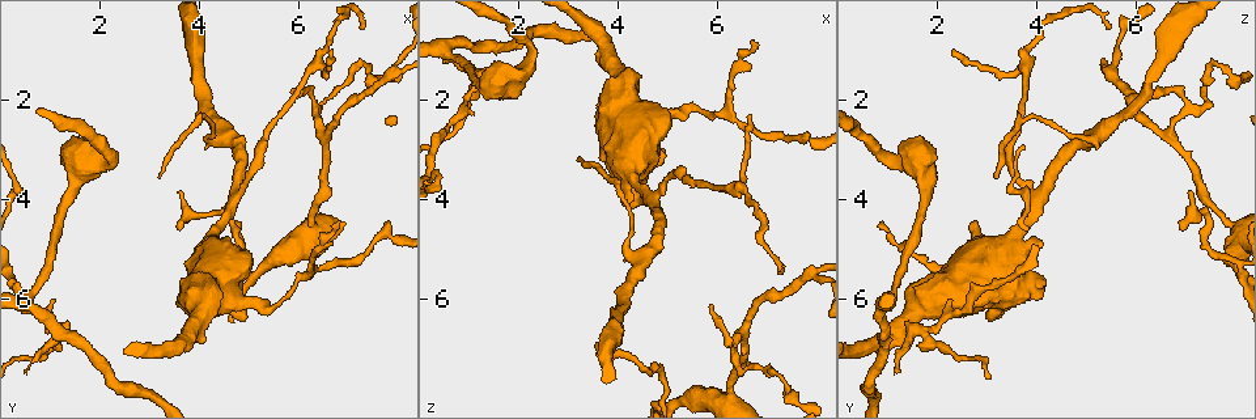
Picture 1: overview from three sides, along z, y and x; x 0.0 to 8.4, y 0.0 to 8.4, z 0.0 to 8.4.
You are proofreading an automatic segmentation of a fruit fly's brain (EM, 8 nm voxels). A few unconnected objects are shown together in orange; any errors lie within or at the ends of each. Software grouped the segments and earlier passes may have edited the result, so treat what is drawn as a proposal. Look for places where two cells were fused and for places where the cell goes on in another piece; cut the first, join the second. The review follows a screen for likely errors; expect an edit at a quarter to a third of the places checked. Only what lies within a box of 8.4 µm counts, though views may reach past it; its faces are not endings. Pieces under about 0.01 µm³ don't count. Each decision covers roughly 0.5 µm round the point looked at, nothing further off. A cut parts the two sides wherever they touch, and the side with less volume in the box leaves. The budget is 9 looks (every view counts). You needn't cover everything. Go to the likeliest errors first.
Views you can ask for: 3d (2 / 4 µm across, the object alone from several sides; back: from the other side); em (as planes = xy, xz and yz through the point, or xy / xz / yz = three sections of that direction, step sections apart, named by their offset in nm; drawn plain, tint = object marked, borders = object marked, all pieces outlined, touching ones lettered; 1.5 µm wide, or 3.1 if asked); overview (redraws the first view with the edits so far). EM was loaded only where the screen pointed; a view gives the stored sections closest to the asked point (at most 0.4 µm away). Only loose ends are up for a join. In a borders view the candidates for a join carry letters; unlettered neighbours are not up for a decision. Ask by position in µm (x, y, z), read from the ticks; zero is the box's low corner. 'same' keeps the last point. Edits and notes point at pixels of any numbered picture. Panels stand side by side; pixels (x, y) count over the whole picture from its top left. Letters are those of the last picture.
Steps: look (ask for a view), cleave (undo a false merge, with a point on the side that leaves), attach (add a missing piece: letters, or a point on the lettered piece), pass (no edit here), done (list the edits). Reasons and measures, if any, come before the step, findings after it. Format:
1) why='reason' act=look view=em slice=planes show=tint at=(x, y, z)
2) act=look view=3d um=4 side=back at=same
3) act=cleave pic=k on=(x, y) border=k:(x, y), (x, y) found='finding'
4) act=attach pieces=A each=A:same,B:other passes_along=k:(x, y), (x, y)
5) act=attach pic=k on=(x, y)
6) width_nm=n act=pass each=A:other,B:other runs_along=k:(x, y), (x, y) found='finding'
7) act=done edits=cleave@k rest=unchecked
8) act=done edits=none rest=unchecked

why='branch stops here' act=look view=em slice=xy step=4 show=borders at=(6.65, 4.55, 0.85)

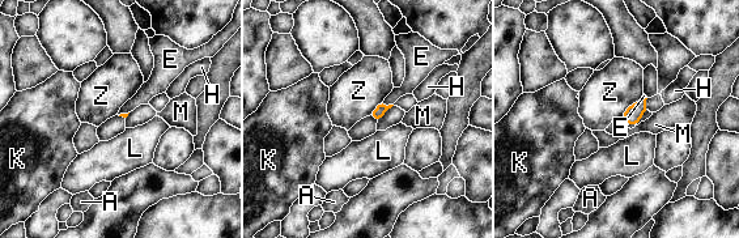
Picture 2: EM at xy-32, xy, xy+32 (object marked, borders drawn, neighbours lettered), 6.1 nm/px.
act=look view=em slice=planes show=borders at=same

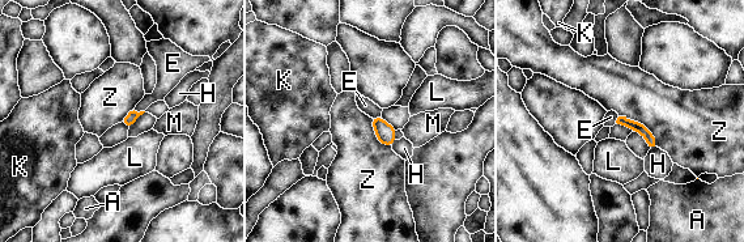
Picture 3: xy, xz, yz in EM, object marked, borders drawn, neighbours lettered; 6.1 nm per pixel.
width_nm=70 act=pass each=A:other,E:other,H:other,K:other,L:other,M:other,Z:other runs_along=3:(620, 119), (638, 127), (654, 145) found='no lettered piece goes on from it'

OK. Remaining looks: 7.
why='tapers out' act=look view=em slice=xz step=8 show=borders at=(3.60, 3.85, 7.05)

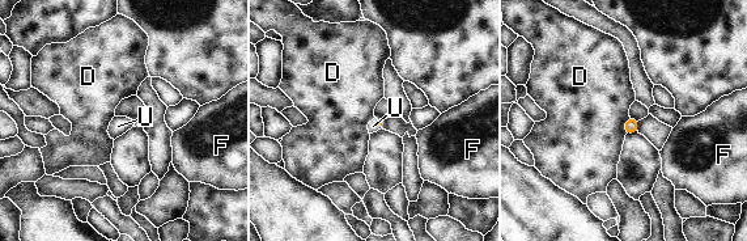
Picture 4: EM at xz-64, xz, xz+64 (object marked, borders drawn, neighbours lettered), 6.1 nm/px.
act=look view=em slice=planes show=borders at=same

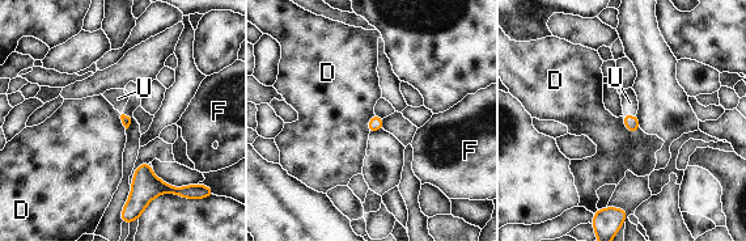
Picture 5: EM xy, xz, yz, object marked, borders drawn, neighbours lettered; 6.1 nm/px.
act=attach pieces=U each=D:other,F:other,U:same passes_along=5:(631, 122), (630, 115), (630, 102) found='the cell continues'

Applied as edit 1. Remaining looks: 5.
why='see it whole again' act=look view=overview

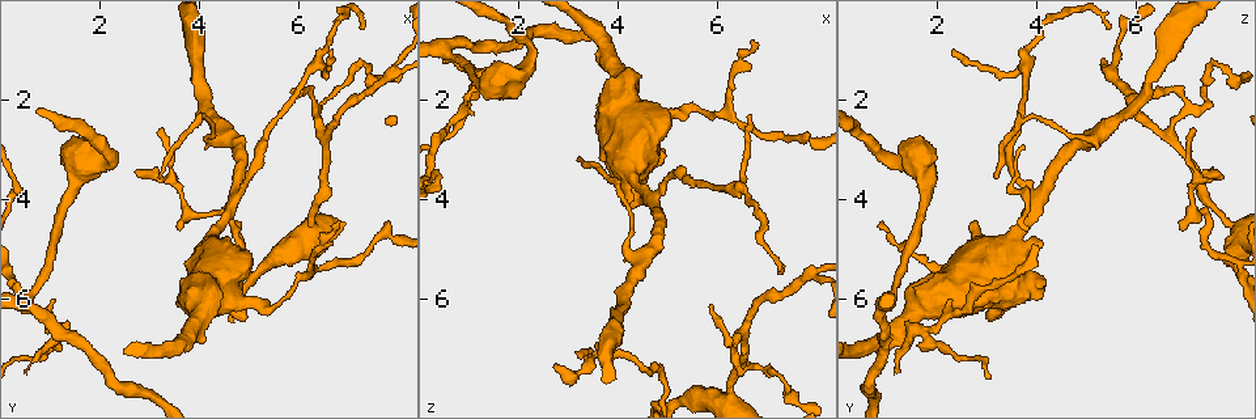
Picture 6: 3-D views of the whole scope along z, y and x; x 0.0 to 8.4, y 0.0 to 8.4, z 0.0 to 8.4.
why='two arms in line, one across' act=look view=em slice=yz step=4 show=borders at=(6.55, 2.75, 6.65)

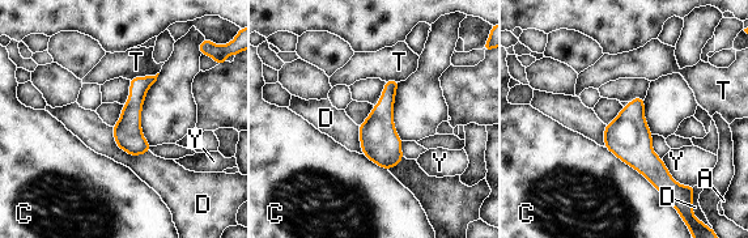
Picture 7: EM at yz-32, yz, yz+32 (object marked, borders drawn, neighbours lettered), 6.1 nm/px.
act=look view=em slice=planes show=borders at=same

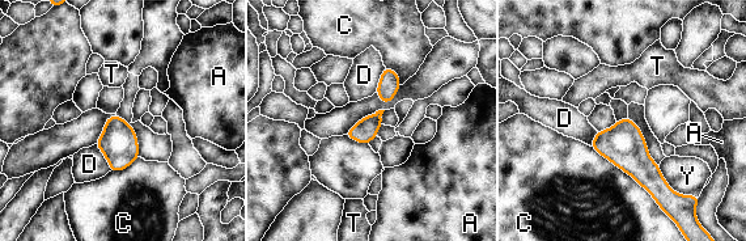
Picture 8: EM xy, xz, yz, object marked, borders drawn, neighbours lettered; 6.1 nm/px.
longest_contact=C:700nm act=pass each=A:other,C:other,D:other,T:other,Y:other found='continuous, no second cell'

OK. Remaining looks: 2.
act=look view=3d um=4 at=(1.60, 3.50, 1.70)

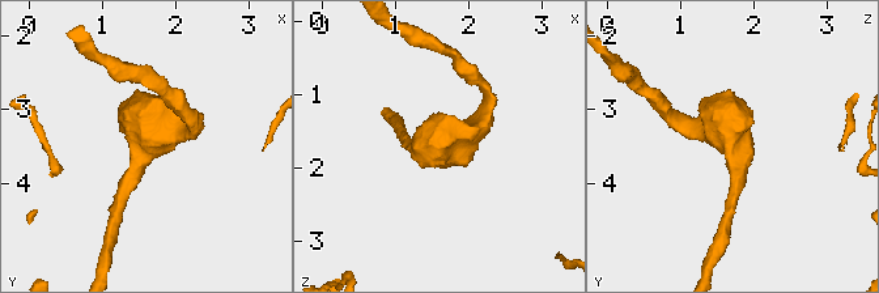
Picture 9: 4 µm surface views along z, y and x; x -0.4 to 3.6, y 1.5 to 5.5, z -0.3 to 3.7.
why='shape alone is not enough' act=look view=em slice=xz step=8 show=borders at=(1.60, 3.55, 1.75)

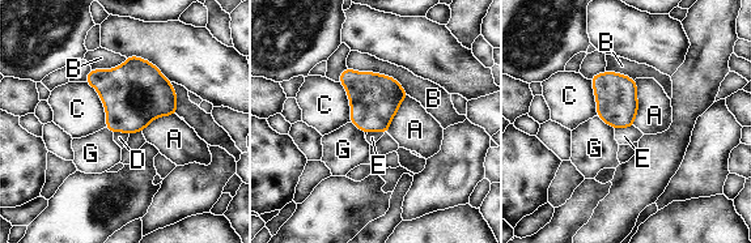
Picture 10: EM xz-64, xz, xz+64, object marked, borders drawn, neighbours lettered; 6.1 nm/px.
longest_contact=B:420nm act=pass each=A:other,B:other,C:other,D:other,E:other,G:other border=10:(85, 81), (100, 97), (106, 127) found='continuous, no second cell'

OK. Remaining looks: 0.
act=done edits=attach@5 rest=unchecked

